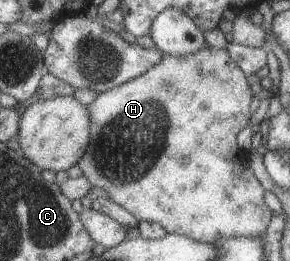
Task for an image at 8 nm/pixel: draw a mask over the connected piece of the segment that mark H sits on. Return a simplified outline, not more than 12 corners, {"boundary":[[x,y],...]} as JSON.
{"boundary":[[226,48],[88,105],[93,187],[168,234],[266,234]]}

